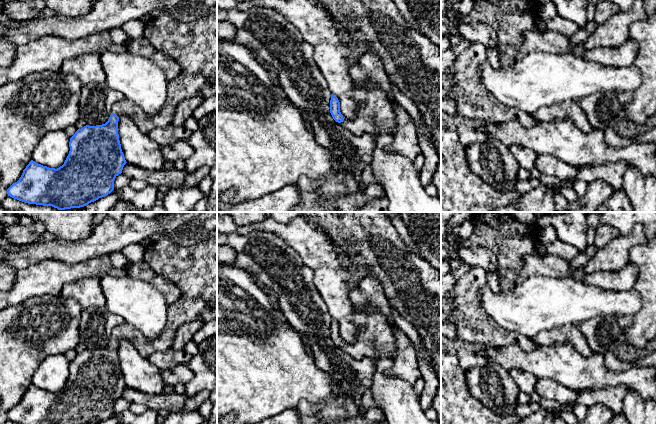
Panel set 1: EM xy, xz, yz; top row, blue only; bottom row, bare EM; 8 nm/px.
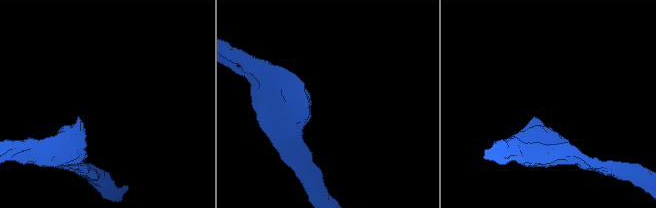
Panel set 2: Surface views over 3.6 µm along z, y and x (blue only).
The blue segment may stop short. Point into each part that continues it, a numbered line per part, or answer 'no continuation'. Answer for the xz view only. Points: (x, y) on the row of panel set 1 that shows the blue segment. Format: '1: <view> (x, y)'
1: xz (373, 108)

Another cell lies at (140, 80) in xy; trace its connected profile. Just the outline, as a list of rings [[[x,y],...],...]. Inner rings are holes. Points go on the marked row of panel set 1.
[[[104,51],[100,54],[102,68],[106,74],[106,84],[124,95],[141,111],[148,115],[158,114],[167,99],[168,80],[162,69],[146,57],[125,52]]]

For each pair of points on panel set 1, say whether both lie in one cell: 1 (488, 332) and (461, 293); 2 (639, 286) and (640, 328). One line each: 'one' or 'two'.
1: one
2: one

